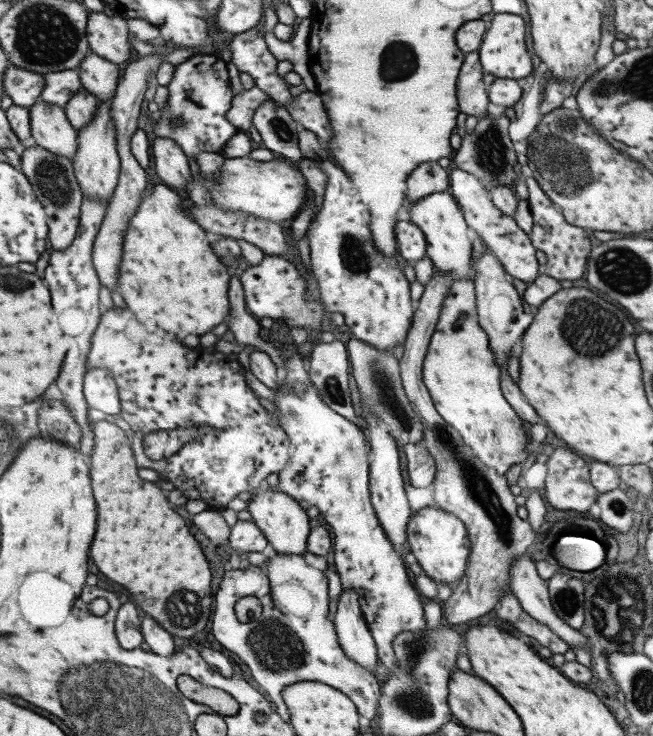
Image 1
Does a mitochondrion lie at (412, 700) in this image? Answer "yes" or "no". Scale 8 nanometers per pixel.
yes

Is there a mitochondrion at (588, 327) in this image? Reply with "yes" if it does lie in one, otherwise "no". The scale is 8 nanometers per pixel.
yes

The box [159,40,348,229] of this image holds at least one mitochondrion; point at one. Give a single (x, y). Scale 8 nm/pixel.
(281, 132)

